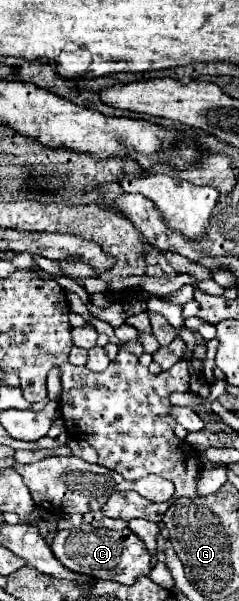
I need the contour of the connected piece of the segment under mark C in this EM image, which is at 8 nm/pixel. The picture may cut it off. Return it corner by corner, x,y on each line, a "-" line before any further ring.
88,525
58,531
52,551
60,563
76,573
94,577
94,579
112,579
122,585
132,585
140,575
150,573
150,553
142,539
138,539
130,529
110,531
94,529

